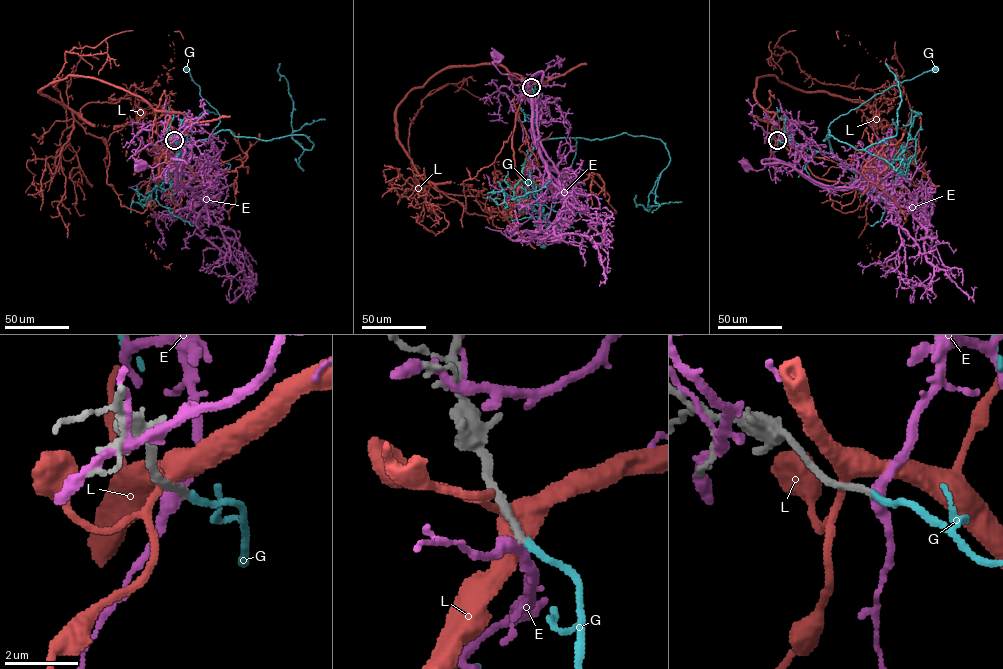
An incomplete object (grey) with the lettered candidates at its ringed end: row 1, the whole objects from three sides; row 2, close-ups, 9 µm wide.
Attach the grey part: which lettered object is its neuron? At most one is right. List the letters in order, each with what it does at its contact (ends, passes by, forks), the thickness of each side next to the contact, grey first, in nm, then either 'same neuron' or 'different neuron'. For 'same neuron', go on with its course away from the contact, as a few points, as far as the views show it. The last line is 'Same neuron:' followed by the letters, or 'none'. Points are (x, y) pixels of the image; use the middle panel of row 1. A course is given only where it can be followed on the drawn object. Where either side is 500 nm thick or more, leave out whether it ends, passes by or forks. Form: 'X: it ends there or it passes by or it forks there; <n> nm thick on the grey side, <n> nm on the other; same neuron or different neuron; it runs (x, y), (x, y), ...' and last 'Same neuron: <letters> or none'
E: it passes by; 200 nm thick on the grey side, 360 nm on the other; different neuron
G: it ends there; 200 nm thick on the grey side, 180 nm on the other; same neuron; it runs (531, 87), (538, 140), (572, 137), (576, 141), (572, 163), (556, 185), (546, 242), (542, 245)
L: it forks there; 280 nm thick on the grey side, 320 nm on the other; different neuron
Same neuron: G

